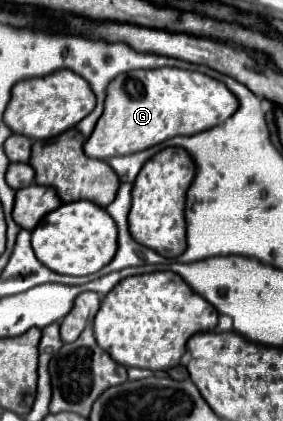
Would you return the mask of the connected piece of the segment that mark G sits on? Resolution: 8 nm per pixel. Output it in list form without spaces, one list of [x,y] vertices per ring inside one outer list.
[[[178,68],[118,74],[106,90],[104,112],[84,144],[86,156],[98,160],[134,154],[174,136],[190,136],[210,130],[230,118],[238,108],[236,96],[224,86],[224,82],[200,72]]]

